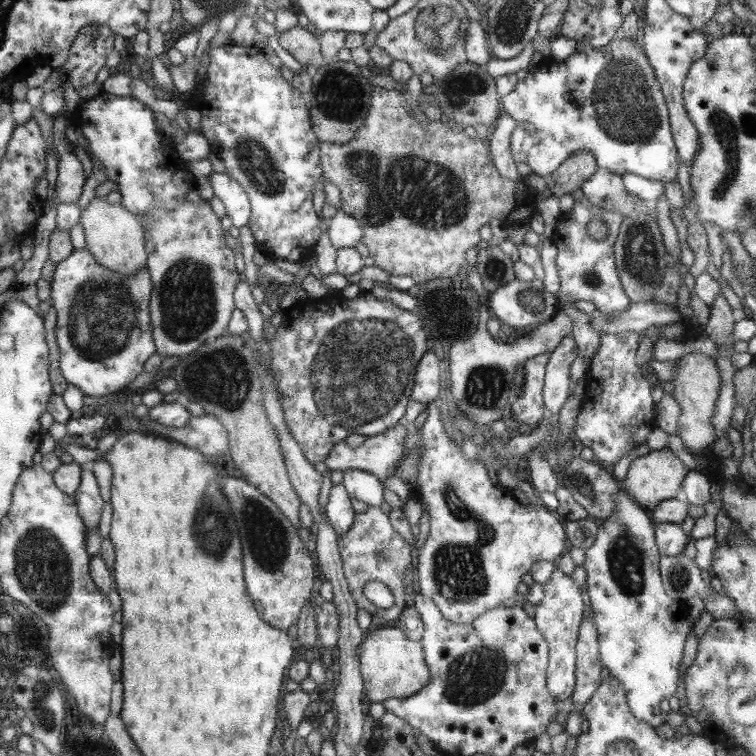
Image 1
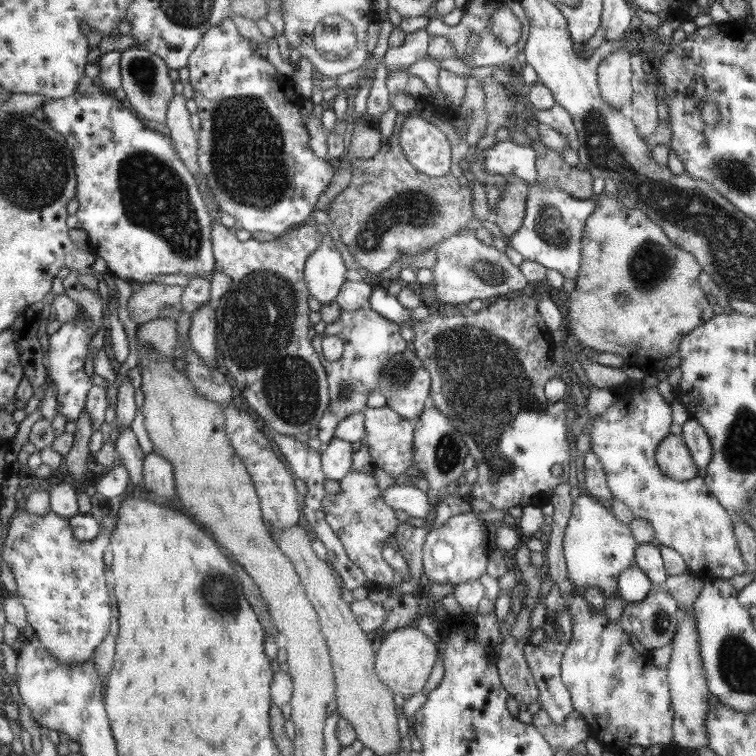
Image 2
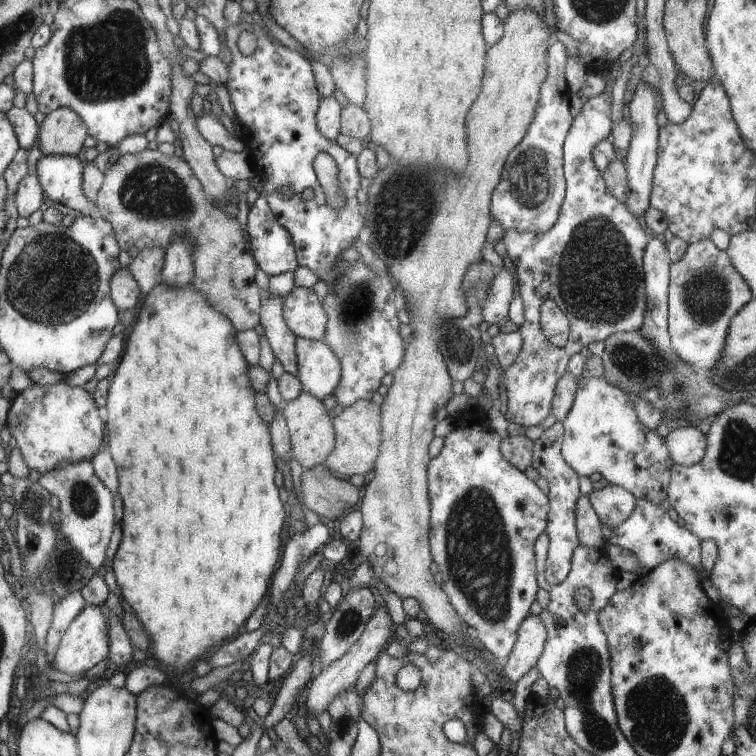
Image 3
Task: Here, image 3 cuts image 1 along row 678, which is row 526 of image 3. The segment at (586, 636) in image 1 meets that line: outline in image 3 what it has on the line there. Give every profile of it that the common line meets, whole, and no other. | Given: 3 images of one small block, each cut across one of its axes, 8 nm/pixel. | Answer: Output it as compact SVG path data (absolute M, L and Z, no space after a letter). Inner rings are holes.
M581 495L575 506L575 529L580 544L589 548L604 549L601 522L595 515L587 497Z

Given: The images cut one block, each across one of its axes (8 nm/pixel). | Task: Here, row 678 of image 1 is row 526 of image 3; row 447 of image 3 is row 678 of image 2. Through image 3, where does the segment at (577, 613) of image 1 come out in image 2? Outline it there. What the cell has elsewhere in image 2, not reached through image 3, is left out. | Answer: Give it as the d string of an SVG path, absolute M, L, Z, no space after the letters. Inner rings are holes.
M566 608L561 613L553 615L546 610L546 621L541 626L533 630L529 635L528 642L523 646L526 664L532 674L532 680L538 691L537 704L540 709L545 709L549 719L557 725L563 724L567 715L574 710L570 701L569 692L561 683L560 660L565 647L569 644L572 635L572 623Z

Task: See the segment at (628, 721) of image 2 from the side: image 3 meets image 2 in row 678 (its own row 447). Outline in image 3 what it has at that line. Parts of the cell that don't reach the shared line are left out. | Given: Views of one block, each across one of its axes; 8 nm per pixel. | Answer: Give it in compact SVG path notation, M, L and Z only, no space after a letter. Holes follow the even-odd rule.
M602 377L578 379L571 408L560 422L563 428L561 458L578 476L589 477L595 472L603 474L605 462L607 466L613 464L613 470L617 470L641 452L647 428L637 420L627 396Z

